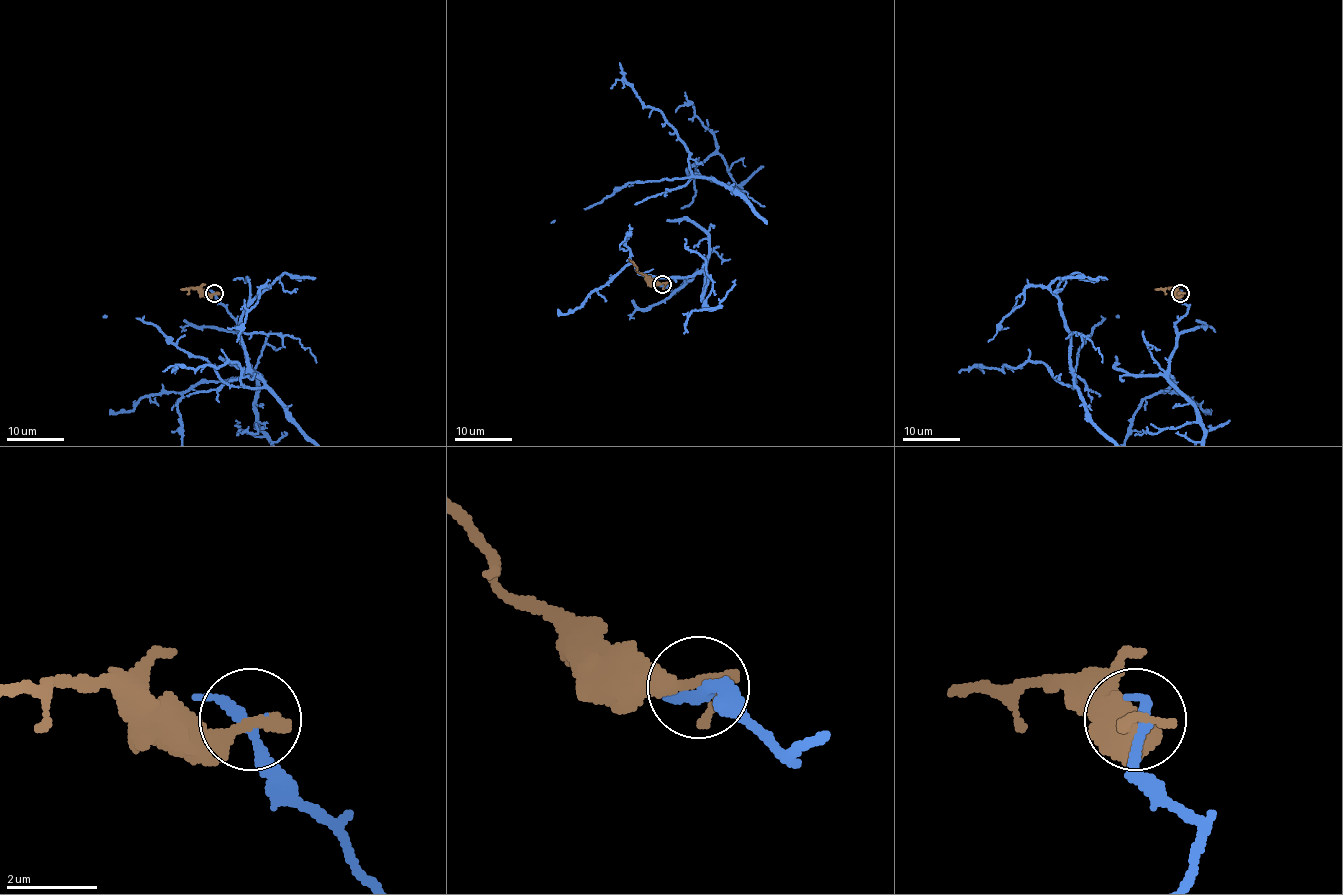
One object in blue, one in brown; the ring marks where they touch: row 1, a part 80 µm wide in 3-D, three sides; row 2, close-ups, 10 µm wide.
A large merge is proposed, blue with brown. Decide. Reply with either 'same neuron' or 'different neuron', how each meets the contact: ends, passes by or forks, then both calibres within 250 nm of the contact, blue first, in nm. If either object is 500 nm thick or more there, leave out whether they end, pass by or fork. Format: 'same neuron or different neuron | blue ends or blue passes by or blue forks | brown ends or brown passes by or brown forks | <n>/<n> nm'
different neuron | blue passes by | brown passes by | 220/280 nm

